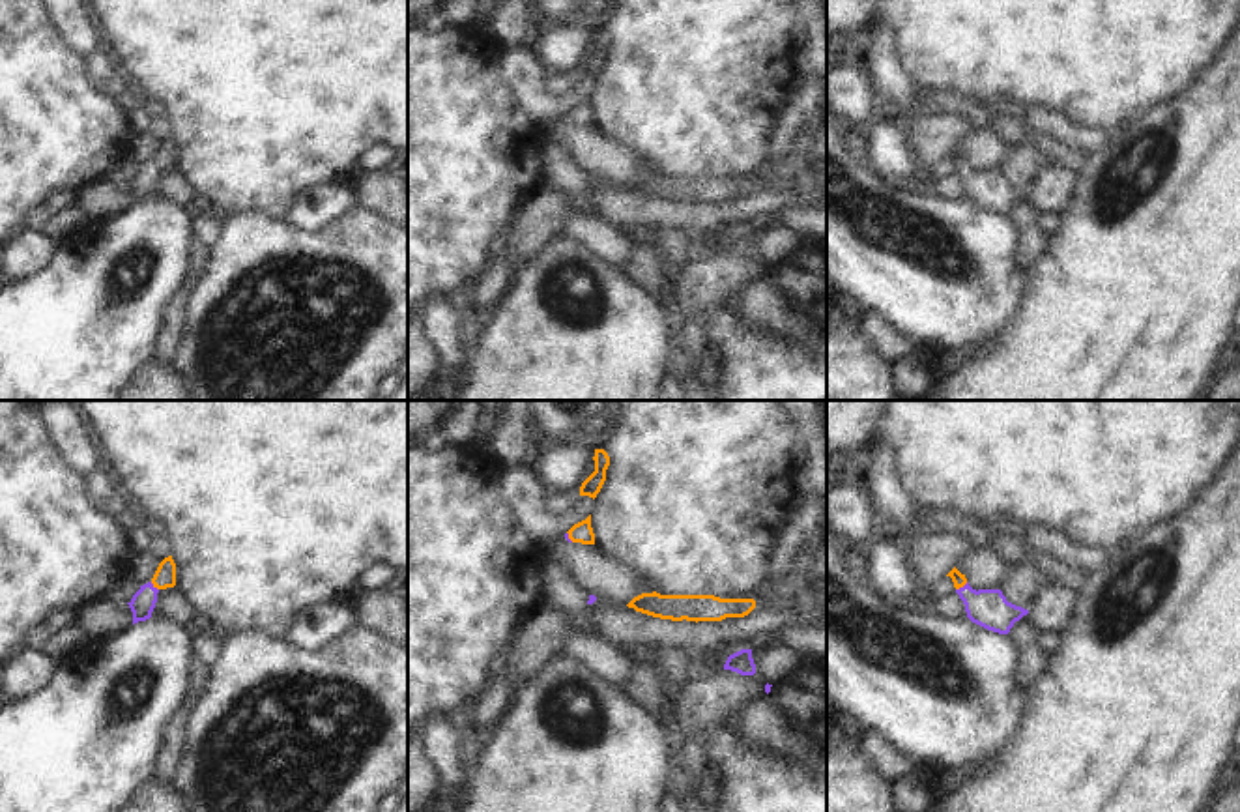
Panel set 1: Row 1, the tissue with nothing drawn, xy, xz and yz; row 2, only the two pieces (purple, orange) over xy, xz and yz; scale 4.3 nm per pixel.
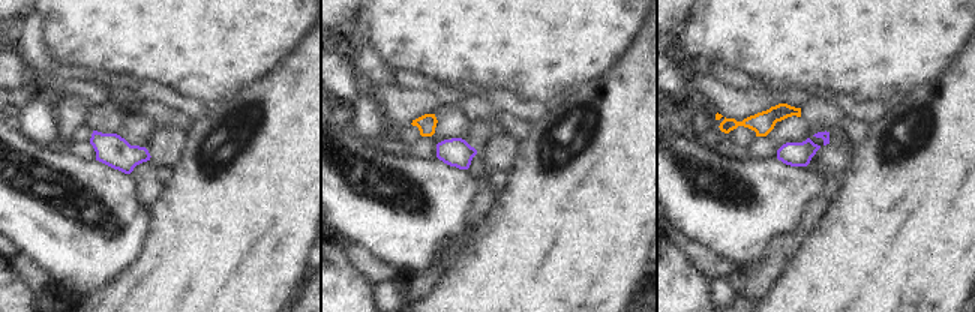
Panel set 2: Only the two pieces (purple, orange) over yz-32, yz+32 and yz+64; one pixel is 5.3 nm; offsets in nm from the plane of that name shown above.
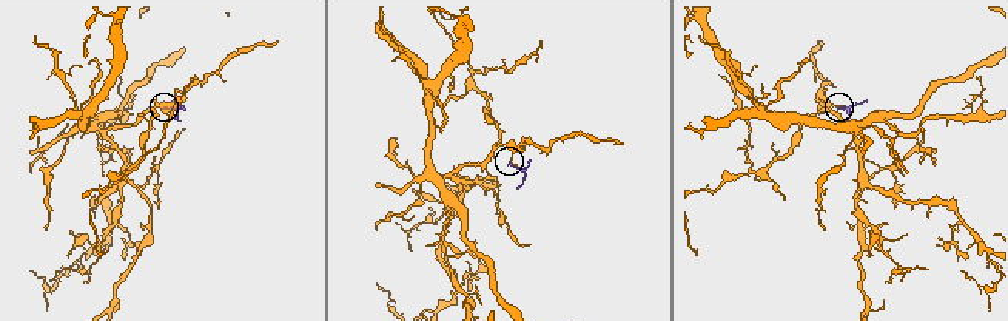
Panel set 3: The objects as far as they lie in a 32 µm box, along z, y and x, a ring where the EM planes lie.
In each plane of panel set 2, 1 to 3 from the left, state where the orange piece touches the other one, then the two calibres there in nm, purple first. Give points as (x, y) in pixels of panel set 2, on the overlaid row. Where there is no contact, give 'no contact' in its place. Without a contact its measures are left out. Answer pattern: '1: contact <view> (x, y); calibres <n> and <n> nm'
1: no contact
2: no contact
3: no contact

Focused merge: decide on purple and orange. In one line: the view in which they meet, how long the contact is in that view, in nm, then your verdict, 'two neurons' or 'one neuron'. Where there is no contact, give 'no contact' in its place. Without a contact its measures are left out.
meets purple in yz; contact 70 nm long; one neuron

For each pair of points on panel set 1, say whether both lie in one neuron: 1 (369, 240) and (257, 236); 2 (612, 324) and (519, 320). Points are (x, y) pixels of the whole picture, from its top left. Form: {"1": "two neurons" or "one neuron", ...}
{"1": "one neuron", "2": "one neuron"}

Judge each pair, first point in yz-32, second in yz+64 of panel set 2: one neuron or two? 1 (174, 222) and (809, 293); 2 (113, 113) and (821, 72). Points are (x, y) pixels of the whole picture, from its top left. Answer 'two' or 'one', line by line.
1: one
2: two

